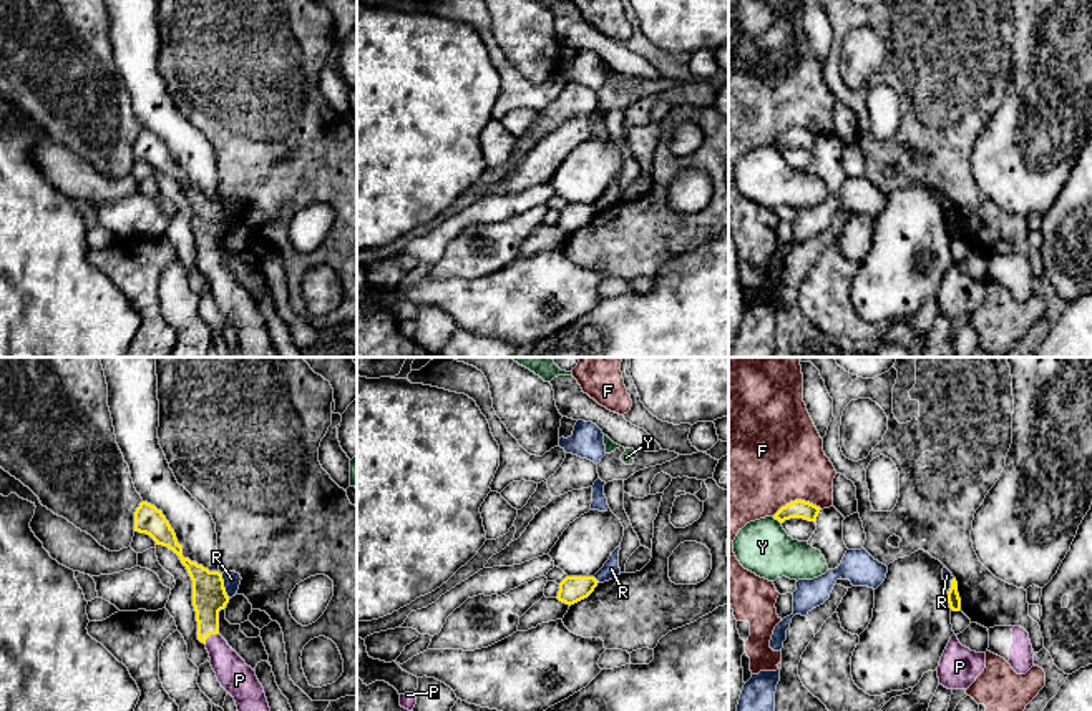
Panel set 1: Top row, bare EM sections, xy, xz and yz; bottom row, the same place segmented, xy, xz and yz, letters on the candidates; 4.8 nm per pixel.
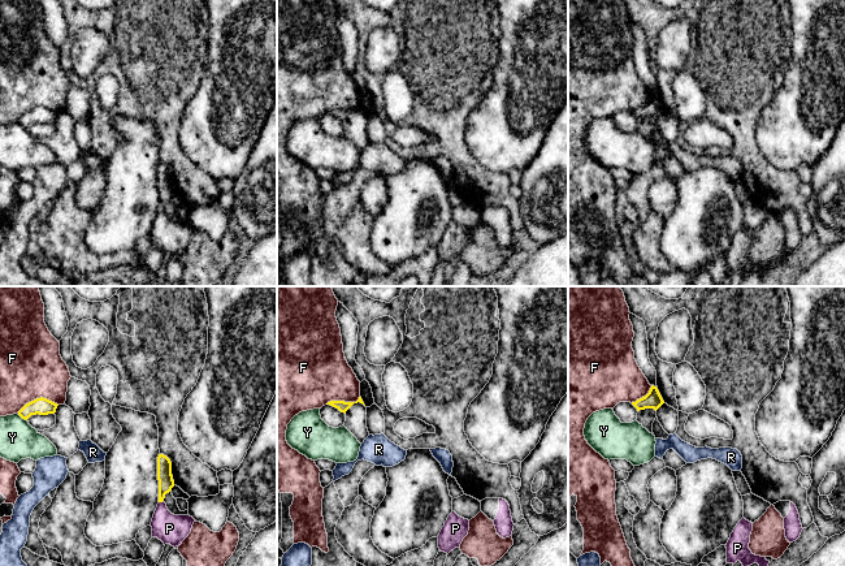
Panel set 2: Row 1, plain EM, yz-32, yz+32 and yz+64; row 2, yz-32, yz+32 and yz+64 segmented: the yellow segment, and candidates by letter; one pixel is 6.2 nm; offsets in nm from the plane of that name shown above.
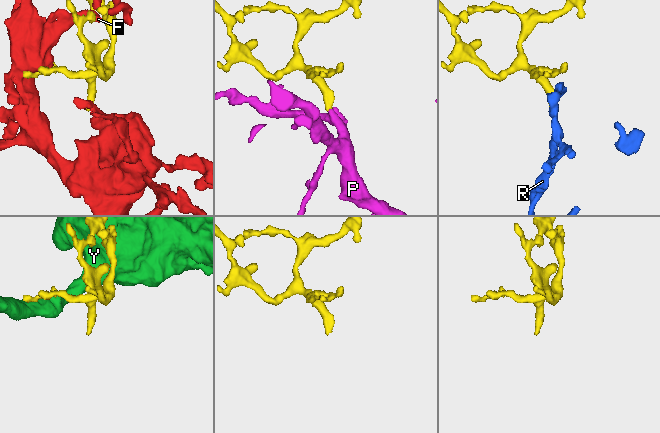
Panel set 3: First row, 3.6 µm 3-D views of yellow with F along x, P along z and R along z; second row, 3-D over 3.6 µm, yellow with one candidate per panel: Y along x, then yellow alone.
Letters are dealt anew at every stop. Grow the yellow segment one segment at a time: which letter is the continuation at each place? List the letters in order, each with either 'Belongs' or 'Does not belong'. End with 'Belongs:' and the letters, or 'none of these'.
F: Does not belong
P: Belongs
R: Does not belong
Y: Does not belong
Belongs: P

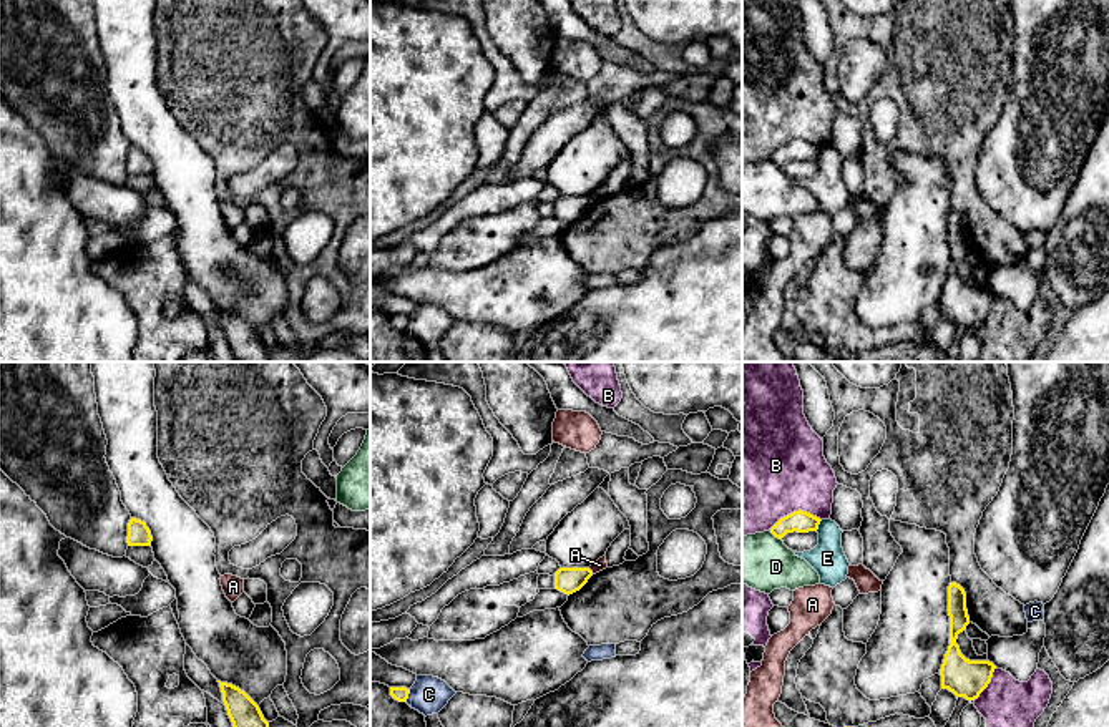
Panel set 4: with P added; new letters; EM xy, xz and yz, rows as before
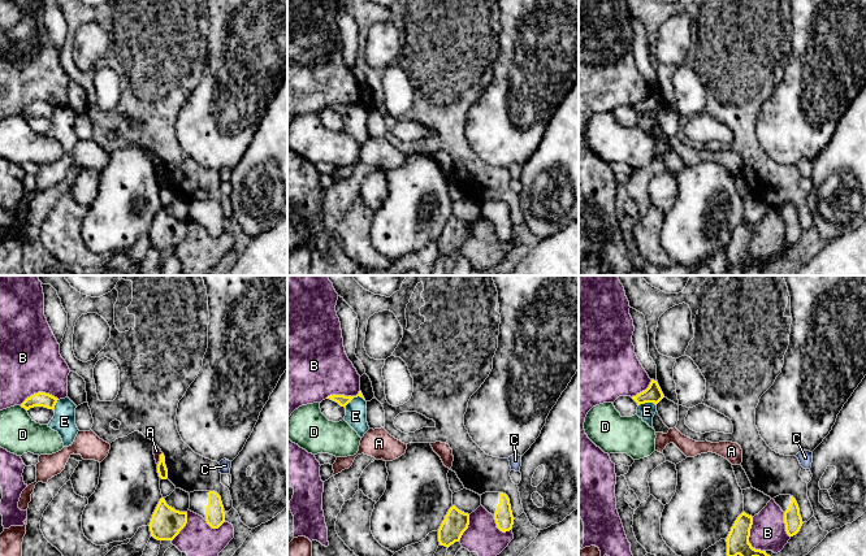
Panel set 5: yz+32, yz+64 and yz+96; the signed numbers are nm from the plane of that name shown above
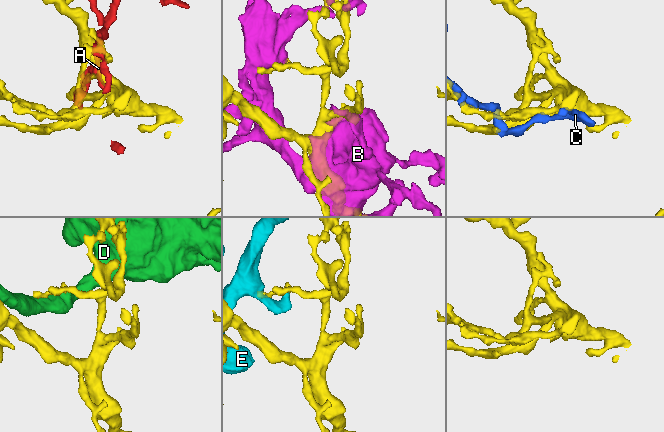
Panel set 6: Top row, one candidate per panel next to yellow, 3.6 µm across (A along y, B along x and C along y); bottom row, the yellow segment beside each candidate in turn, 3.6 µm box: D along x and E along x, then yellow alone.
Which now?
A: Does not belong
B: Does not belong
C: Does not belong
D: Does not belong
E: Does not belong
Belongs: none of these

